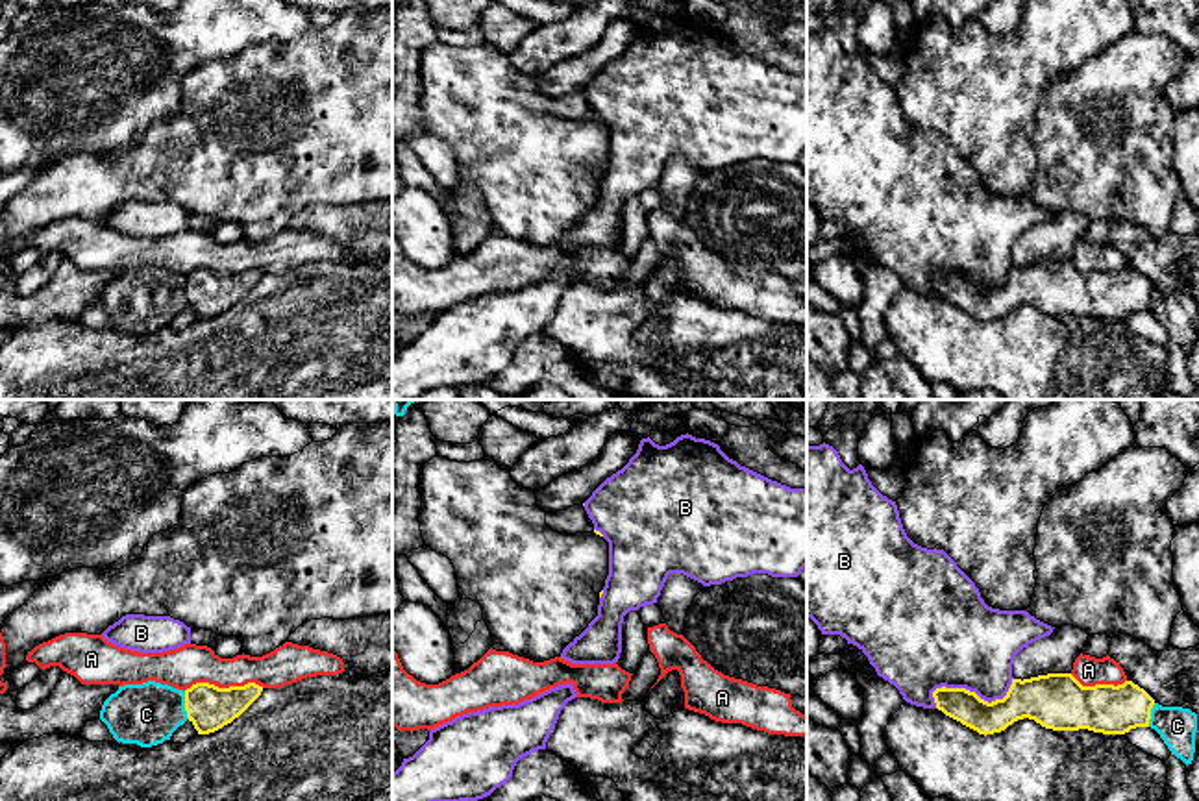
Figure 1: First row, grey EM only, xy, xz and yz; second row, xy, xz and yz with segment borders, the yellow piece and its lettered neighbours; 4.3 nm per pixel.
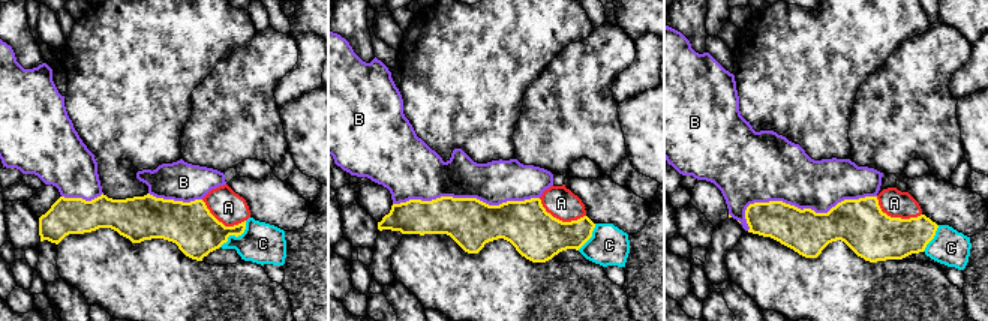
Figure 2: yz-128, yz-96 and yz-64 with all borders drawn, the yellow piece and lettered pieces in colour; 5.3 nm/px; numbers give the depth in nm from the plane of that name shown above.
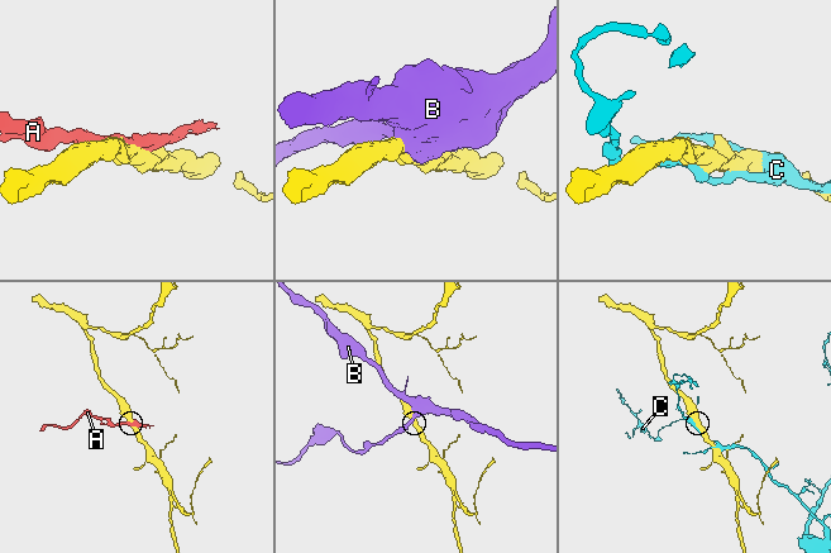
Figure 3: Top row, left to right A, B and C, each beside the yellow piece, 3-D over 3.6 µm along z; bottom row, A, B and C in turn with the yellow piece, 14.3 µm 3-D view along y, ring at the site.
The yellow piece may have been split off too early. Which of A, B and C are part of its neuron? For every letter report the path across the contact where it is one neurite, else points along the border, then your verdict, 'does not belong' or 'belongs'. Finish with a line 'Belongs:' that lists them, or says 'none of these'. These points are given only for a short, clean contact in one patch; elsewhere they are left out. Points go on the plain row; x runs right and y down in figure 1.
A: does not belong
B: does not belong
C: does not belong
Belongs: none of these

